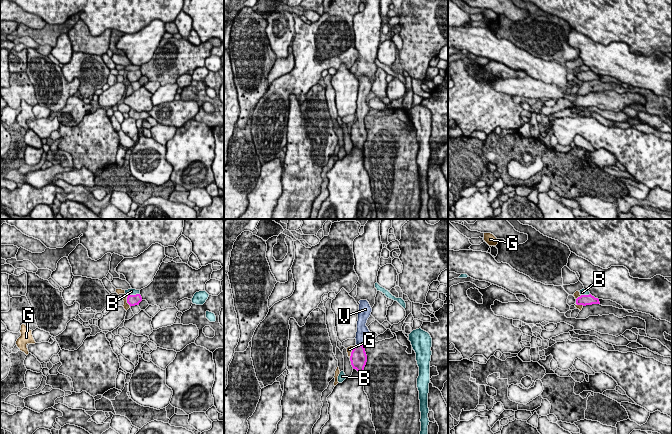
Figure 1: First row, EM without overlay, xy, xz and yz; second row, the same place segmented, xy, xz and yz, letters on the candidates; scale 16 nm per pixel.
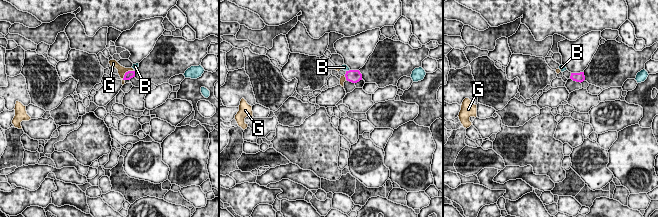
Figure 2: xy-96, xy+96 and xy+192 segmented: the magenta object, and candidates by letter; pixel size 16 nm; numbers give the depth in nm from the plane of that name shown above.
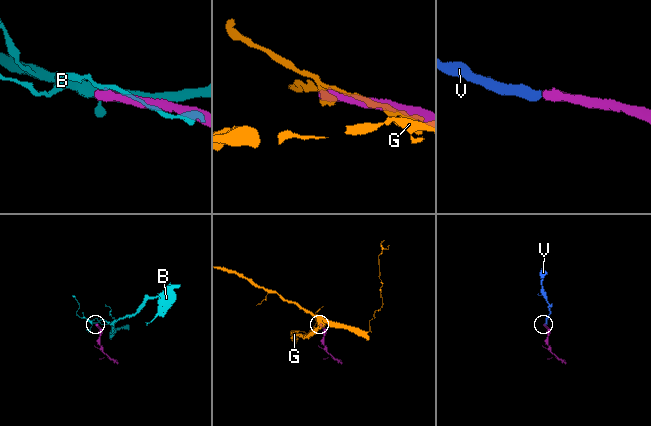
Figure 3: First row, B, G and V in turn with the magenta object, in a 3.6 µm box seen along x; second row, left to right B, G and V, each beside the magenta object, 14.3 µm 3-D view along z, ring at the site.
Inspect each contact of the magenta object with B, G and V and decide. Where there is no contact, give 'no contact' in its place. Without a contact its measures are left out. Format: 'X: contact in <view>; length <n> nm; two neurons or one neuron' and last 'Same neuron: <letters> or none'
B: contact in xy; length 190 nm; two neurons
G: contact in xy; length 200 nm; two neurons
V: contact in xz; length 130 nm; one neuron
Same neuron: V

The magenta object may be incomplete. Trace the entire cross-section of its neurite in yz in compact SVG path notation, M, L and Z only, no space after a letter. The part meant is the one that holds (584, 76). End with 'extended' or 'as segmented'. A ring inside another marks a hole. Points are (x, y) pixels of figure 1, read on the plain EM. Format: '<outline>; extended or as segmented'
M591 70L589 71L581 71L576 75L576 80L577 81L592 81L592 80L600 80L599 75L595 74Z; as segmented

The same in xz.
M360 76L359 79L357 108L355 113L356 121L351 128L350 137L353 145L356 145L359 149L364 151L364 143L367 138L364 119L371 109L366 99L371 91L372 84L367 76Z; extended

